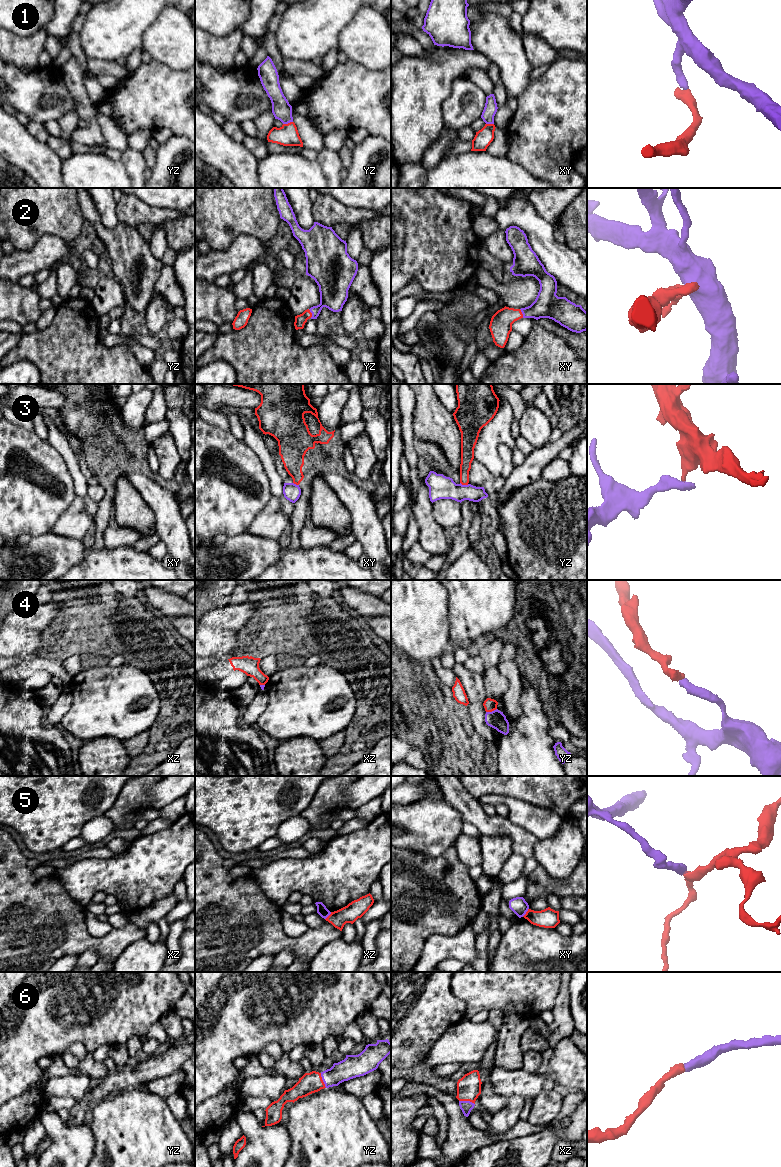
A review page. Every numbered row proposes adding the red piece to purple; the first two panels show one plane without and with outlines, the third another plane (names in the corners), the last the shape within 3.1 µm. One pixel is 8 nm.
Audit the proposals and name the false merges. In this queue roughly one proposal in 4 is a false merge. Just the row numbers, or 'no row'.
3, 4, 5

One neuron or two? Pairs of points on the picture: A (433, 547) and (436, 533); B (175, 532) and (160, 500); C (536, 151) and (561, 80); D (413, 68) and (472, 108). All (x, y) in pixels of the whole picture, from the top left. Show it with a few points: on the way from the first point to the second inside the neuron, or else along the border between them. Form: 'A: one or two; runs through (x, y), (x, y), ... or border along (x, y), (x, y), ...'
A: one; runs through (433, 544), (433, 536)
B: one; runs through (173, 524), (168, 519), (166, 508)
C: one; runs through (546, 133), (561, 113), (561, 98)
D: two; border along (464, 74), (453, 81), (442, 116)

